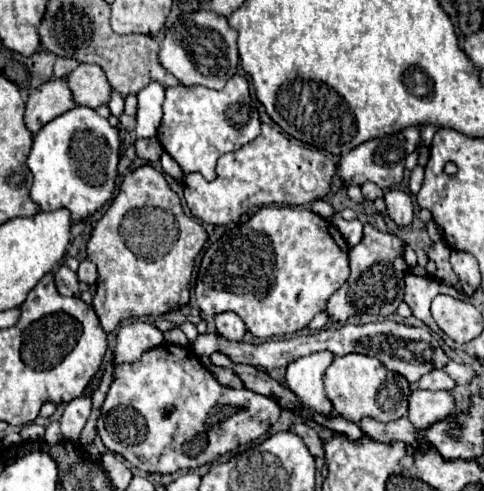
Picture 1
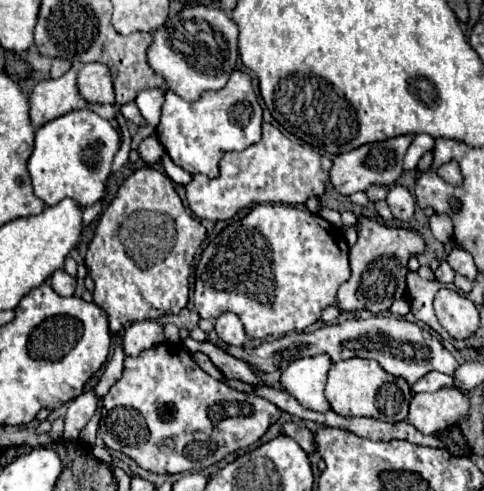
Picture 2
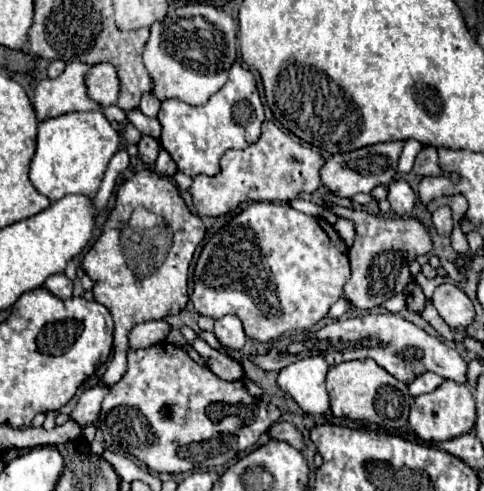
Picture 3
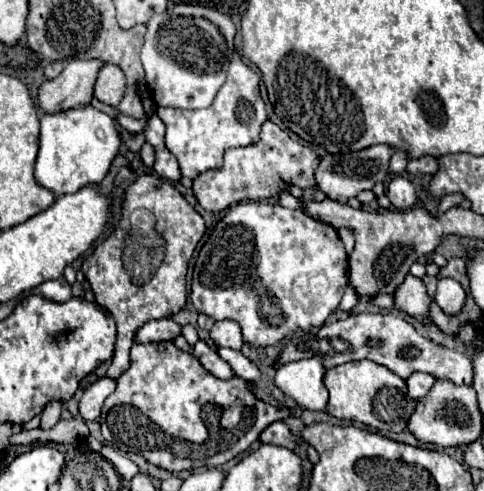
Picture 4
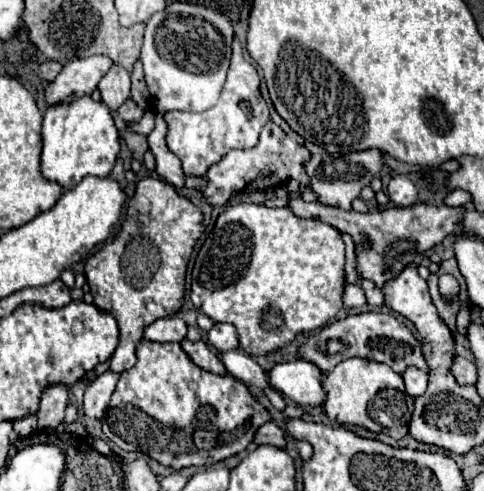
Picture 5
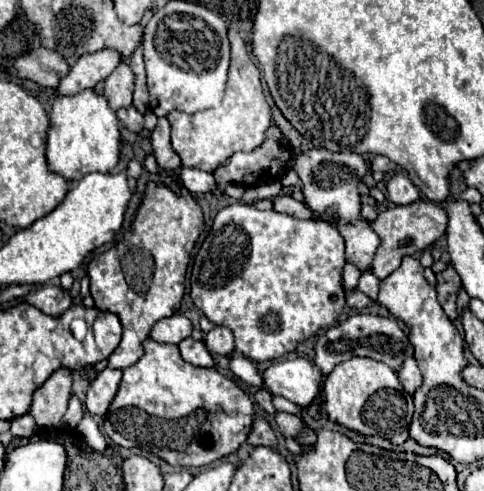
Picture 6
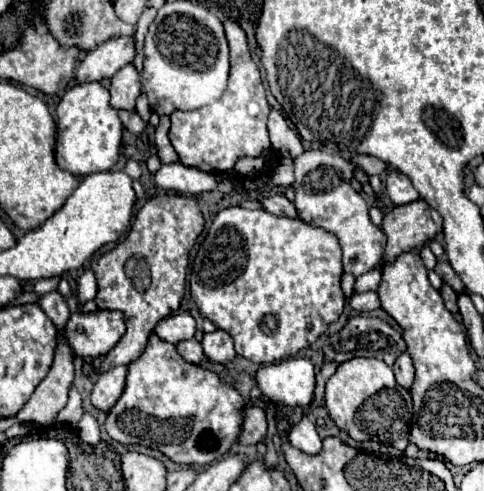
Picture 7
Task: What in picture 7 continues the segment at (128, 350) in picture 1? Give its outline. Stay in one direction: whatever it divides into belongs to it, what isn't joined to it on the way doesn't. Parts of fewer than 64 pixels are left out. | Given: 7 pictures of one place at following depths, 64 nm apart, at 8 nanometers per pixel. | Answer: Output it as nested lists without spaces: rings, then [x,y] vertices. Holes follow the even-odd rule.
[[[182,312],[182,314],[166,316],[164,320],[160,320],[154,332],[156,332],[158,338],[162,338],[162,340],[166,340],[170,344],[178,344],[182,340],[194,338],[196,322],[188,312]]]

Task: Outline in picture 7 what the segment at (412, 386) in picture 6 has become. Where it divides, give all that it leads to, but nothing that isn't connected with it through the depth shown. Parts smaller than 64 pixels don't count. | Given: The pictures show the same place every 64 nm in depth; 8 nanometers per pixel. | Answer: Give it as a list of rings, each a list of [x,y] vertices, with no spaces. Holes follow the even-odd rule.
[[[402,352],[398,358],[396,358],[396,364],[394,364],[394,376],[396,376],[396,382],[404,388],[410,388],[412,386],[412,380],[414,380],[414,366],[412,366],[412,360],[406,352]]]

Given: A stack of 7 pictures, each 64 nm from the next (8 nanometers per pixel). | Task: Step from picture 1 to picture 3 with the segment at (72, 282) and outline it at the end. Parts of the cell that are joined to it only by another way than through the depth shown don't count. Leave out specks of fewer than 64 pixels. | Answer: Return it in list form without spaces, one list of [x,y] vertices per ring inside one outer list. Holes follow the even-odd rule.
[[[56,274],[56,276],[50,276],[44,284],[44,288],[48,288],[48,292],[52,292],[56,298],[70,298],[72,296],[72,282],[64,276],[64,274]]]

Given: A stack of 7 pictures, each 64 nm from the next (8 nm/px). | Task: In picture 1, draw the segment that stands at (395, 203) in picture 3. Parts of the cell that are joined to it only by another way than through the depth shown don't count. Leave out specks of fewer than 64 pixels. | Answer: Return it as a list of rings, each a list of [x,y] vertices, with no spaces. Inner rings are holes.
[[[388,190],[386,196],[386,208],[388,208],[388,214],[390,218],[398,224],[398,226],[408,226],[414,218],[414,202],[412,202],[412,196],[408,192],[402,192],[402,190]]]

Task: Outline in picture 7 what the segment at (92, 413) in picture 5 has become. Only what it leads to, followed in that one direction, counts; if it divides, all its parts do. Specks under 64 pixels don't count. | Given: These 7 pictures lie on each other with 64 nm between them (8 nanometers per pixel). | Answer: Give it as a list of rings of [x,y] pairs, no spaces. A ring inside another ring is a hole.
[[[116,366],[104,374],[100,374],[94,390],[92,390],[92,404],[104,412],[108,412],[116,400],[120,398],[120,392],[124,392],[126,384],[126,366]]]

